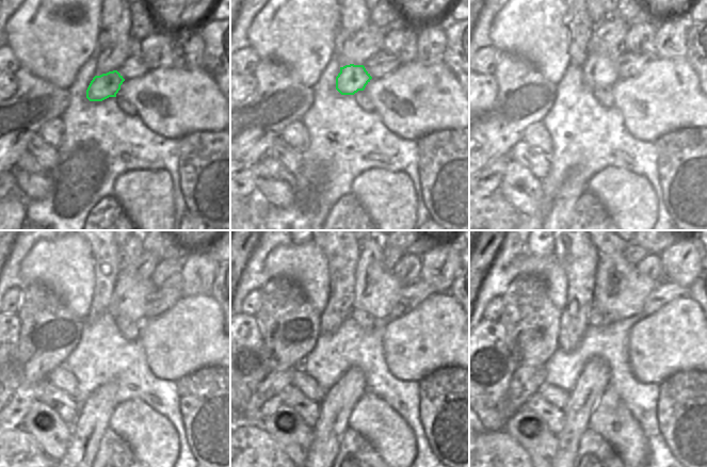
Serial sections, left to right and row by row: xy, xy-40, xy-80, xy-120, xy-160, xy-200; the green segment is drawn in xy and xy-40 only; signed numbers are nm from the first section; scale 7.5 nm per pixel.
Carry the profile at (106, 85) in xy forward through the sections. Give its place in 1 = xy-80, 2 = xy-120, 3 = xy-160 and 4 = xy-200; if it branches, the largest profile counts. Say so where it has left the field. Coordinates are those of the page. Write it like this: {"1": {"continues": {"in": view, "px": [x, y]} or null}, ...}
{"1": {"continues": {"in": "xy-80", "px": [598, 69]}}, "2": {"continues": {"in": "xy-120", "px": [130, 294]}}, "3": {"continues": {"in": "xy-160", "px": [376, 289]}}, "4": {"continues": {"in": "xy-200", "px": [620, 289]}}}

